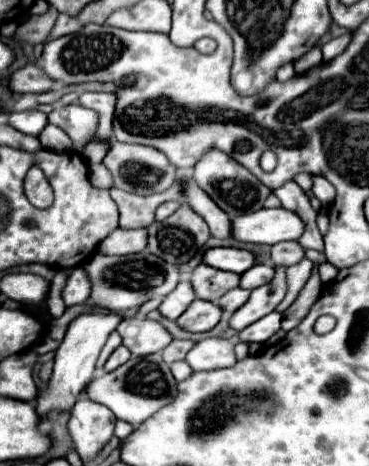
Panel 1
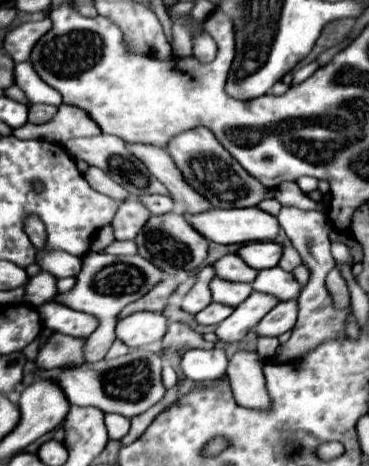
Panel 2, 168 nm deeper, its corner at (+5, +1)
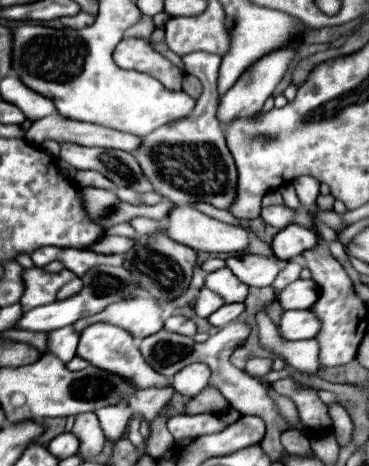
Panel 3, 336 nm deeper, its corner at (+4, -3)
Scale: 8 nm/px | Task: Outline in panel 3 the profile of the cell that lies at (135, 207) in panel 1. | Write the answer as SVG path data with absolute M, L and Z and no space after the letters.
M101 236L97 242L87 246L87 250L97 254L125 254L133 246L133 240L119 236Z

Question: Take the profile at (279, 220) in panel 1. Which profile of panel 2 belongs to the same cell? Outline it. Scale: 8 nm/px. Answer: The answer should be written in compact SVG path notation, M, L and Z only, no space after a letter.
M210 208L198 216L188 216L190 224L212 242L246 244L276 240L280 224L276 216L260 208Z

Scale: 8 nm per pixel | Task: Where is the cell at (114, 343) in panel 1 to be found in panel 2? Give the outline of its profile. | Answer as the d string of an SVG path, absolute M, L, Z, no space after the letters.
M54 332L46 346L42 346L36 358L36 364L44 370L52 370L58 368L66 362L74 362L74 365L86 364L83 355L83 347L86 340L74 338L60 332Z

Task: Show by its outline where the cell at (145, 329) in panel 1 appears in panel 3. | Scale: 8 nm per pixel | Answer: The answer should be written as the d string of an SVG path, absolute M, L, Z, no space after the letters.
M133 296L133 298L125 298L119 300L111 306L107 306L105 310L101 310L95 316L87 316L81 318L73 324L73 330L77 334L81 334L89 324L95 322L105 322L105 324L115 324L123 330L127 330L133 338L141 340L147 338L155 332L159 332L163 328L163 310L161 306L151 300L151 298L143 298L143 296Z

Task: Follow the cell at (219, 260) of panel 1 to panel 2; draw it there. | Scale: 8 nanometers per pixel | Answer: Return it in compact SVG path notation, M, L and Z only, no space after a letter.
M254 242L254 244L244 244L236 252L250 268L270 268L276 266L280 260L280 244L276 242Z

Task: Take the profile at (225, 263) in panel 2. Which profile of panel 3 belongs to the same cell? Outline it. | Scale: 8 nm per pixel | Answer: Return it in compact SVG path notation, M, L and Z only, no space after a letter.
M239 254L227 258L227 268L231 268L247 286L271 286L281 270L281 262L269 256Z

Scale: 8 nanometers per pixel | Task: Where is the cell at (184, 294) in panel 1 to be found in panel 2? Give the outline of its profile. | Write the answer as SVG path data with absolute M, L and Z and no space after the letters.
M206 266L206 268L196 272L194 286L190 288L190 292L180 302L180 308L184 312L196 314L196 312L200 312L202 308L206 308L212 302L212 296L210 296L210 280L212 280L212 276L214 276L212 266Z

